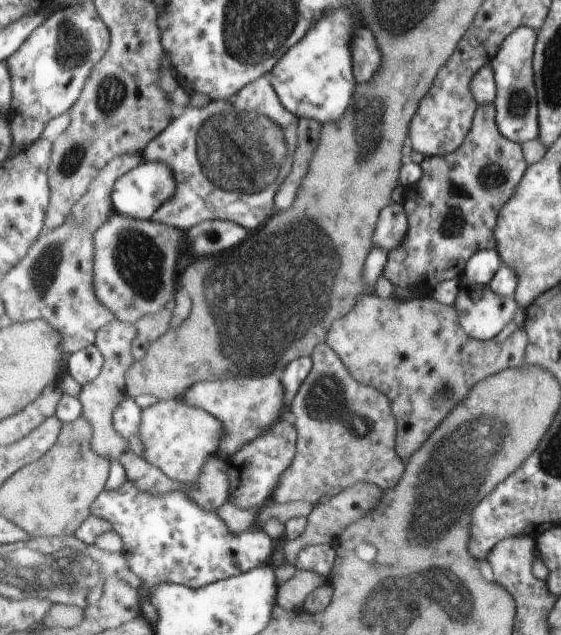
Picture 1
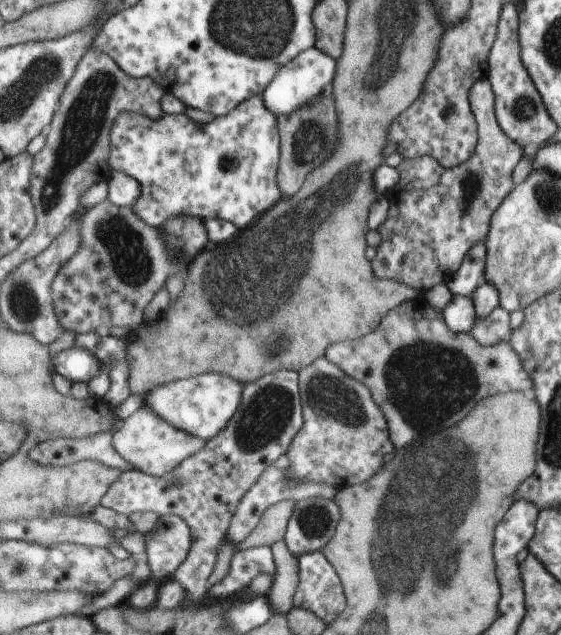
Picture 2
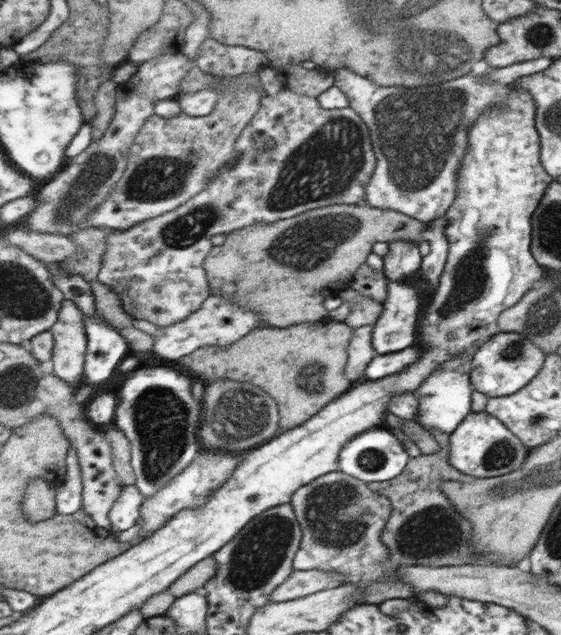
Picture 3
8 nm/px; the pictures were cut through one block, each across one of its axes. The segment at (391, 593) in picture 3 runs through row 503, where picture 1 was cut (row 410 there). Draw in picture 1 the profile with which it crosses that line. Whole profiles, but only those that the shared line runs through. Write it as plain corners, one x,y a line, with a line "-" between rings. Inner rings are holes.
322,343
311,354
311,369
304,384
298,389
290,405
290,415
298,430
297,454
293,464
282,473
271,499
278,503
306,501
312,504
328,502
338,493
352,489
354,485
371,484
380,490
394,488
404,476
404,462
396,454
396,422
388,396
372,386
358,382
333,347

